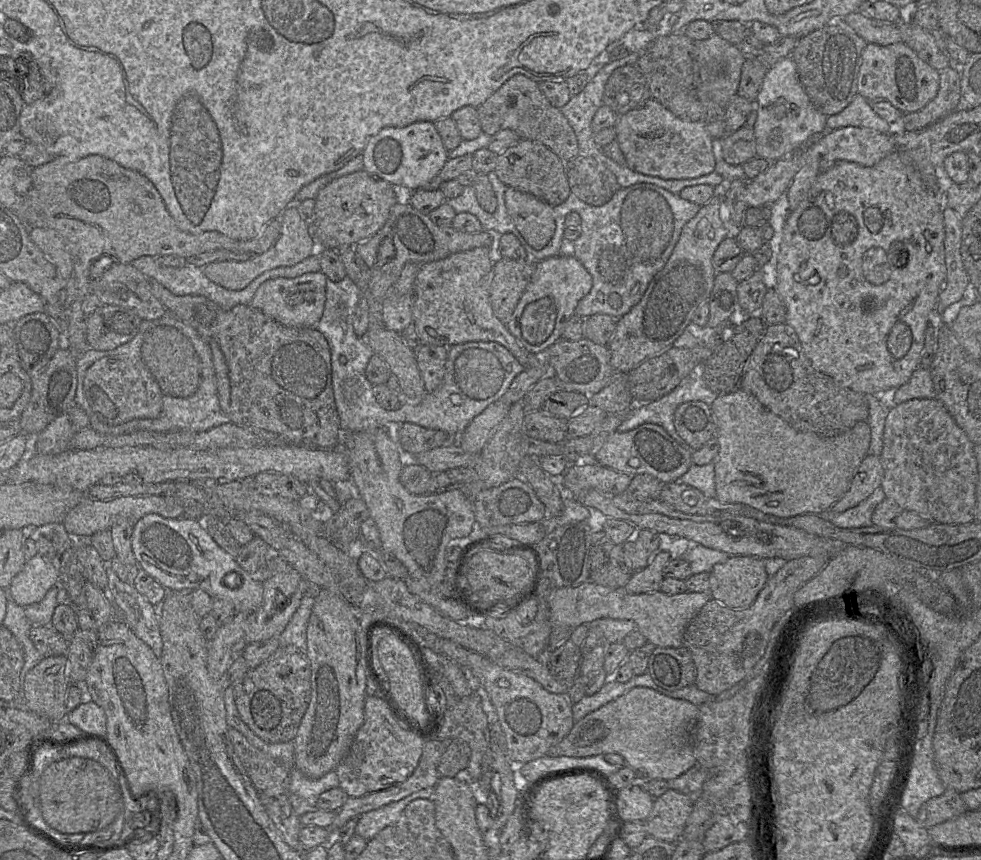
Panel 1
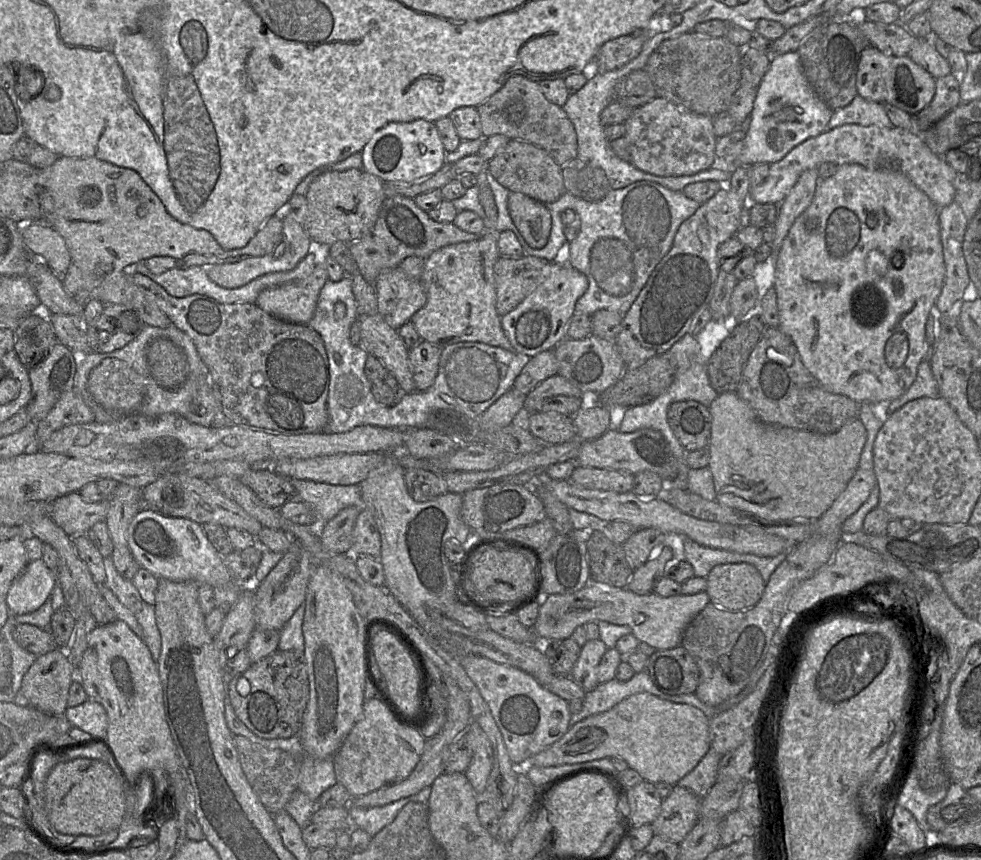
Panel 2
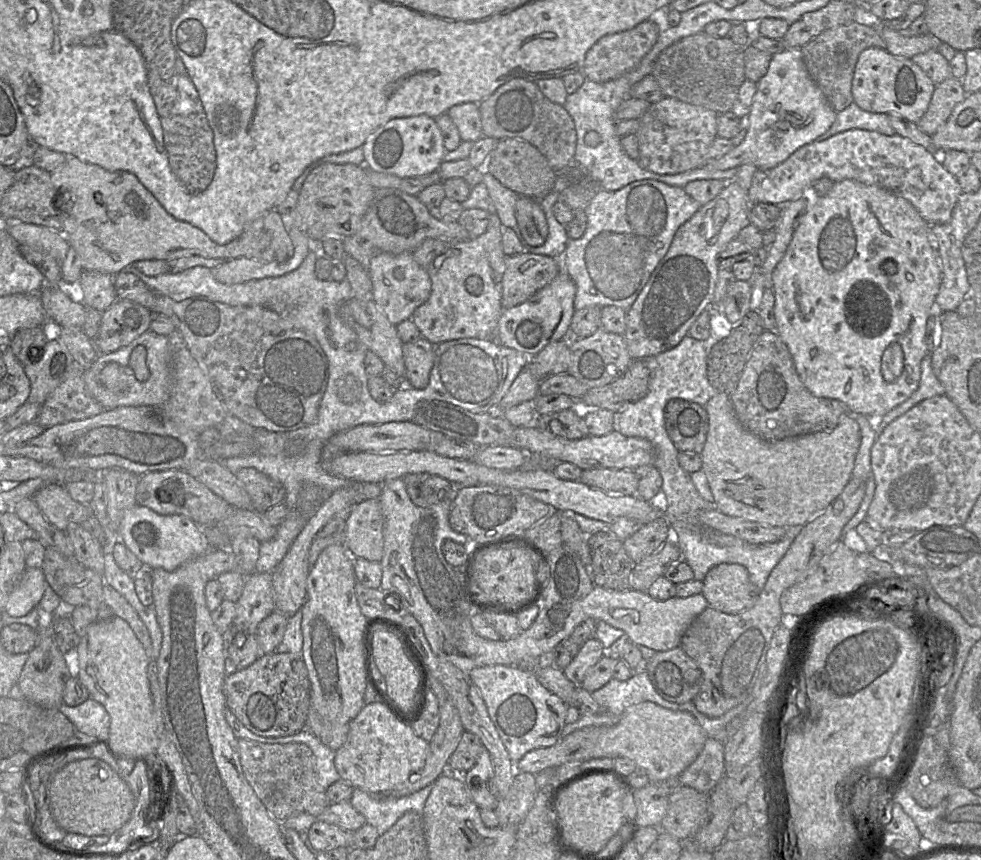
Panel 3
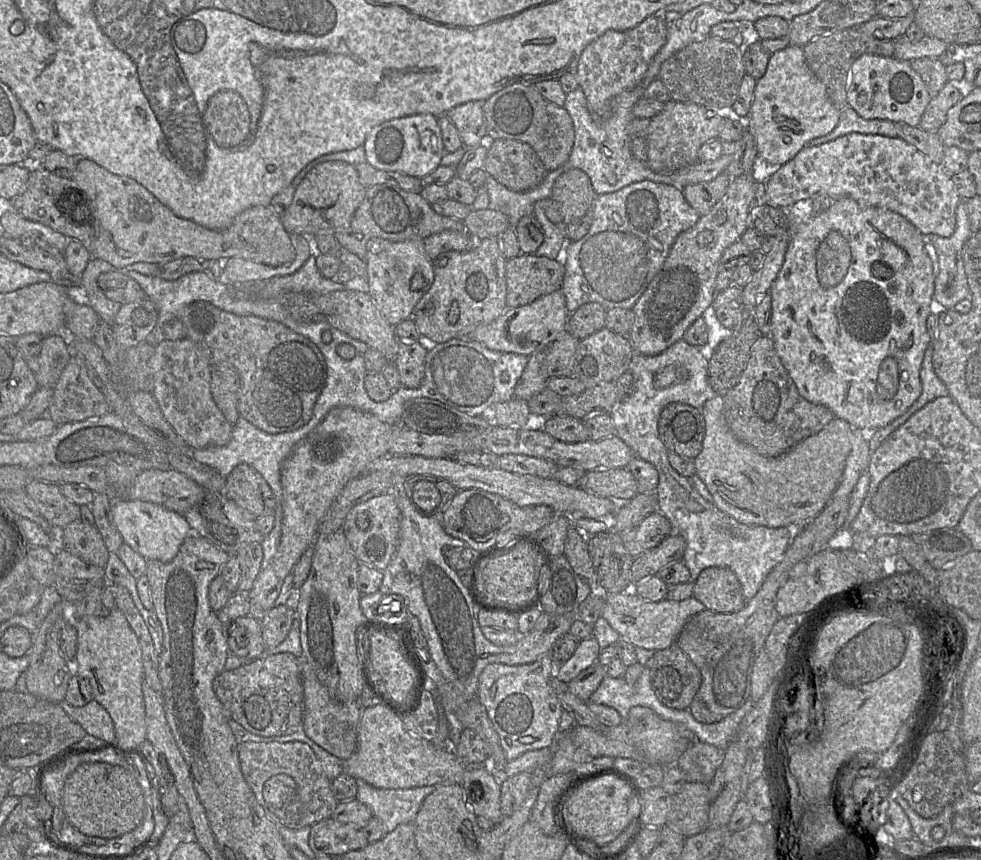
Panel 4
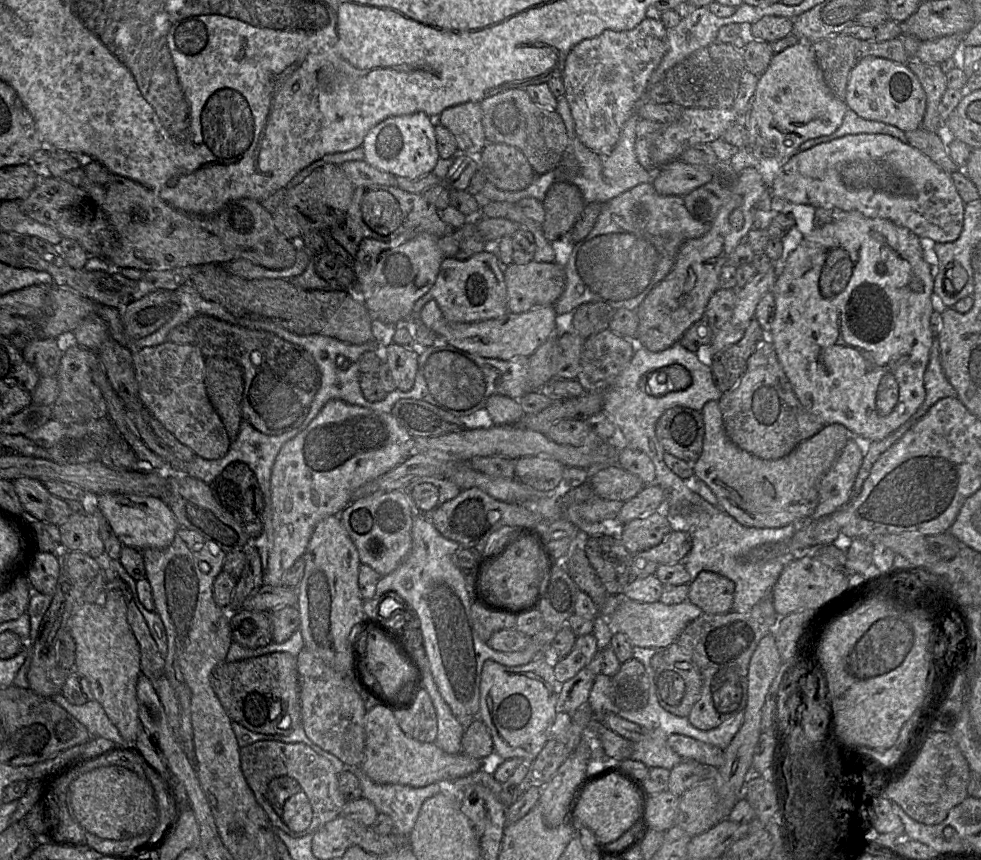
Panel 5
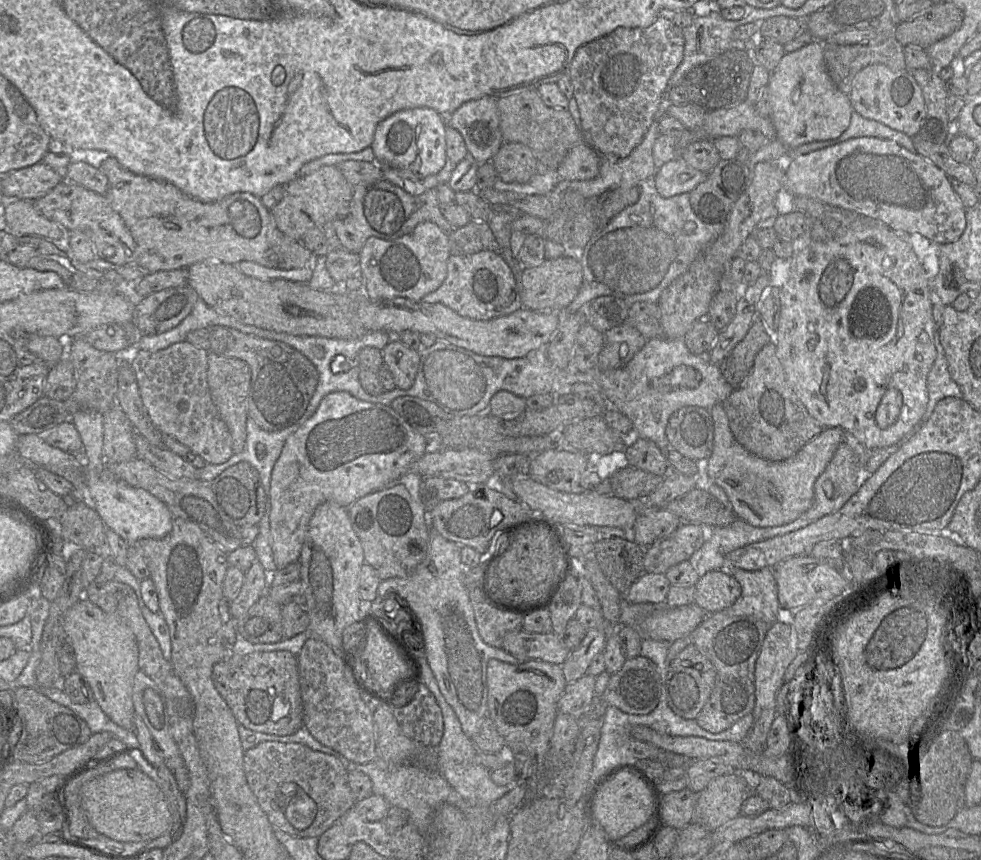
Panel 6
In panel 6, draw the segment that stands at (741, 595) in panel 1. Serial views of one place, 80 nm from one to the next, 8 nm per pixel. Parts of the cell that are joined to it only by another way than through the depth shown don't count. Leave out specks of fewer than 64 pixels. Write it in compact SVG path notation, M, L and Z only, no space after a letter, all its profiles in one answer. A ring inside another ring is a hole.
M720 570L705 573L694 588L694 603L709 614L730 607L741 595L739 582L732 575Z

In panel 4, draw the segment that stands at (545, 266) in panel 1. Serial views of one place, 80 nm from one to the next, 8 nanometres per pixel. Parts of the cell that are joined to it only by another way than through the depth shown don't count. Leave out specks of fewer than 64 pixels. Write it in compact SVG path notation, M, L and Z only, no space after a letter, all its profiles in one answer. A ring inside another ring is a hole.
M556 290L524 306L507 308L492 322L475 328L466 338L477 341L490 350L530 356L545 349L567 331L569 314L563 292Z

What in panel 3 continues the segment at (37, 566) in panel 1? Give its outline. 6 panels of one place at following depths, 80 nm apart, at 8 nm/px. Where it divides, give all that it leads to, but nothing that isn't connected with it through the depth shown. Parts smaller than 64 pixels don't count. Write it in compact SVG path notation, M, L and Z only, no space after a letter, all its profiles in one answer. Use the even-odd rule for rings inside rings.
M27 567L3 610L13 617L29 614L39 605L47 585L42 568Z

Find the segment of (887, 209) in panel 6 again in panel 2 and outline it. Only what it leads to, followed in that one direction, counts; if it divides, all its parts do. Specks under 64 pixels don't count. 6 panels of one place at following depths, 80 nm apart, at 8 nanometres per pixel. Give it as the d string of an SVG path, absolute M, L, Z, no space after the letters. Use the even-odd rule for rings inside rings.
M846 124L804 141L780 161L769 164L766 179L758 186L751 188L749 202L780 205L804 171L818 169L822 163L826 162L837 166L857 164L874 170L898 170L923 191L938 208L954 201L956 172L945 162L943 156L934 154L925 145L921 132L897 127Z

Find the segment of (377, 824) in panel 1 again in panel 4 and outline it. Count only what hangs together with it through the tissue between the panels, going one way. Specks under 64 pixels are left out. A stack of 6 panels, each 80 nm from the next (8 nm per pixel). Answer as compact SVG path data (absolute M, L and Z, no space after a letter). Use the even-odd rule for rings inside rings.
M356 779L356 783L356 799L369 808L372 817L381 821L384 835L392 832L399 824L413 823L424 799L436 787L377 789L362 779Z

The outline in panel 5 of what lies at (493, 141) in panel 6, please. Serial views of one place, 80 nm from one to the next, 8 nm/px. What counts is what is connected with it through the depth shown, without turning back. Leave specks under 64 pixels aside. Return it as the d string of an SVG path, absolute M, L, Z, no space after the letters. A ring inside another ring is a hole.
M466 102L447 108L438 116L437 123L454 135L457 154L478 156L487 144L480 103Z

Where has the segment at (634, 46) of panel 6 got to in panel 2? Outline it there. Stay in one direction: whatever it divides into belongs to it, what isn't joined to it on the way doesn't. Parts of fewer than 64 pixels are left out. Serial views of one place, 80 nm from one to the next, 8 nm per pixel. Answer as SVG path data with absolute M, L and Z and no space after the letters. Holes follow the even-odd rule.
M637 30L604 43L594 58L596 72L612 71L639 55L648 39L645 30Z

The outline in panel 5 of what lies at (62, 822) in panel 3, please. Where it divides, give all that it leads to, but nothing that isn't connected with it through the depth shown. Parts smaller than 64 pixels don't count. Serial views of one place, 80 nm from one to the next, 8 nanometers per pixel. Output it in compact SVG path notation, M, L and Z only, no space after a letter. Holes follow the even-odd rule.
M123 766L97 768L78 776L69 786L70 808L83 829L102 839L129 839L152 832L158 823L152 785Z

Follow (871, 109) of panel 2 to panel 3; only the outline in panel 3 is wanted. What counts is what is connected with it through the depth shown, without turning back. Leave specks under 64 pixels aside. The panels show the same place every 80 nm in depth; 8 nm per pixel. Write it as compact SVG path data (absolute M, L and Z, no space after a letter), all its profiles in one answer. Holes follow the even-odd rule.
M852 102L844 110L837 113L836 119L829 130L816 138L815 141L824 141L850 129L876 131L887 136L896 134L887 114L866 112Z

